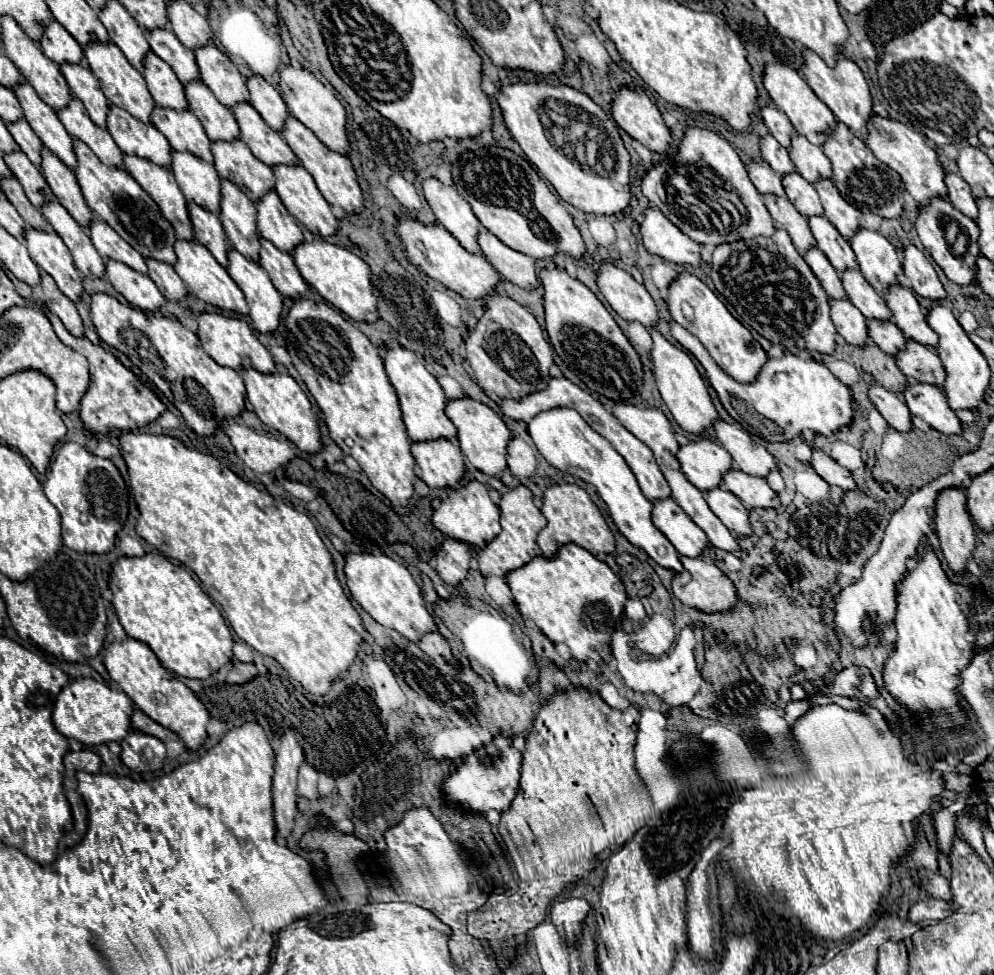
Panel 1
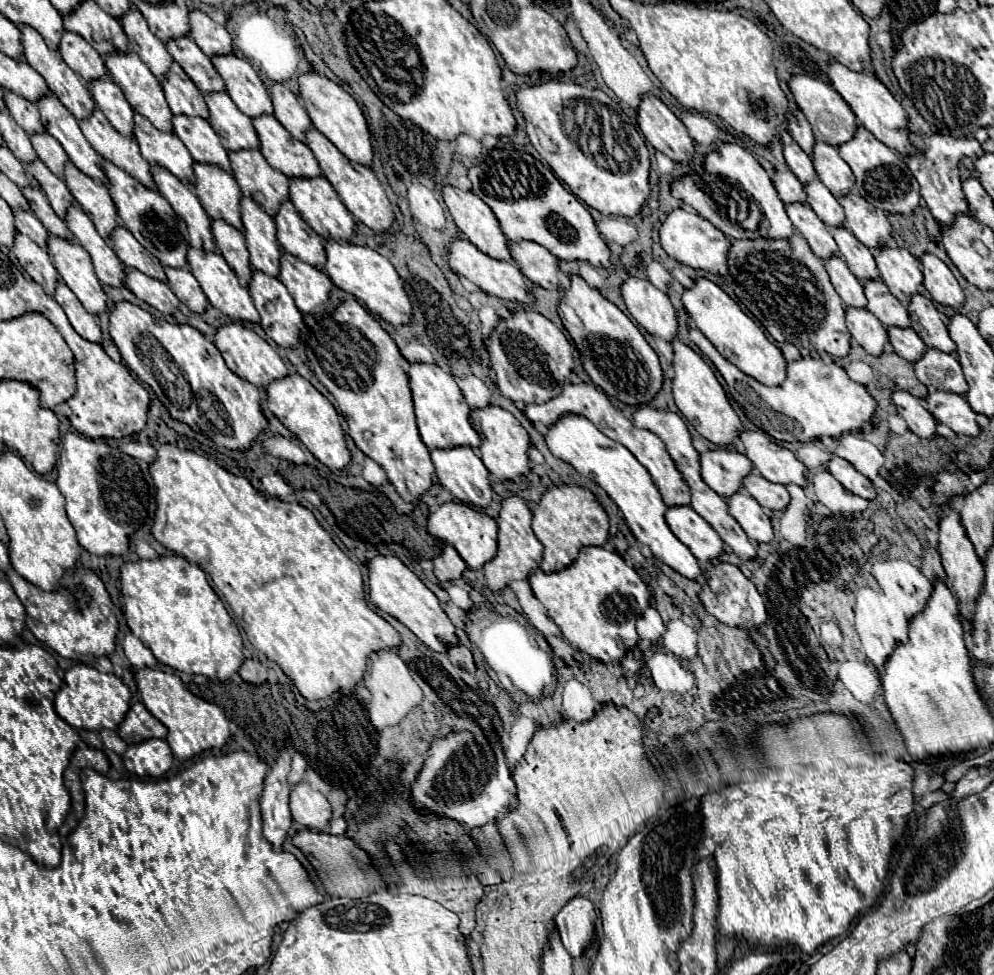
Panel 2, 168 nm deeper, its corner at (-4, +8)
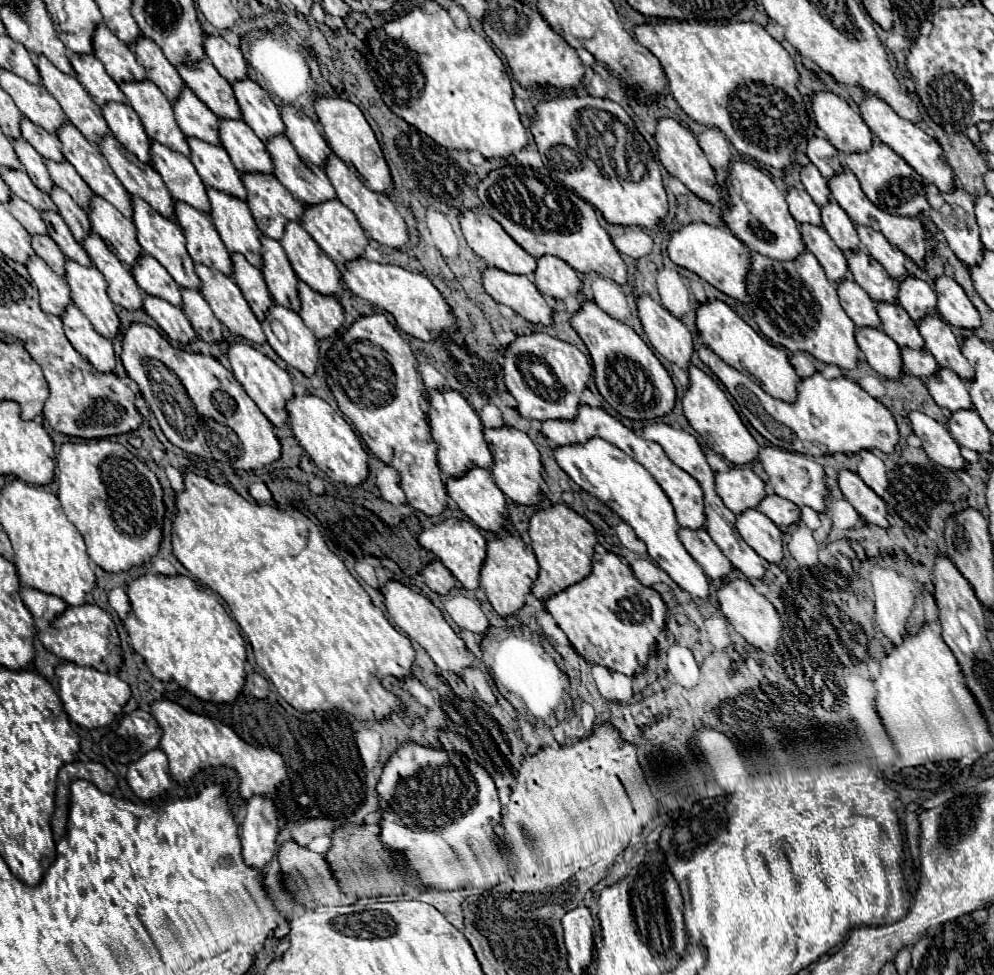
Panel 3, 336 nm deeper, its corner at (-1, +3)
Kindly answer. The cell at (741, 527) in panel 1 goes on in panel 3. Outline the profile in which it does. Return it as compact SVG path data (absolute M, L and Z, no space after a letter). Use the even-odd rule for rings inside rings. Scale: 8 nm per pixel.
M747 510L737 516L737 530L741 538L767 562L781 564L783 560L783 532L759 510Z

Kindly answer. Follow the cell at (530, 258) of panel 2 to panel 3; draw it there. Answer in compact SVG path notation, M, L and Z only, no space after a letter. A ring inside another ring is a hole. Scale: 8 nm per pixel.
M543 256L537 260L535 284L545 296L565 300L567 296L577 296L581 292L581 276L565 260L555 256Z

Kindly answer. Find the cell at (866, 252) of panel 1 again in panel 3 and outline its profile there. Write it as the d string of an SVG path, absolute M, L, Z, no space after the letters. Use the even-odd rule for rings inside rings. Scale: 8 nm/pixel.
M909 276L899 282L899 304L915 322L919 322L927 314L937 312L937 294L927 282Z

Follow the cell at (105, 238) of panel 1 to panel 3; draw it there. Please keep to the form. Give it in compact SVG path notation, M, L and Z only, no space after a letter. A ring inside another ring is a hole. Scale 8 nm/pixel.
M143 254L137 262L137 266L131 270L135 282L145 290L145 294L149 296L157 296L177 308L181 308L183 300L181 300L181 288L179 284L169 276L169 272L165 272L165 268L161 268L161 264L157 264L157 260L153 260L153 256Z

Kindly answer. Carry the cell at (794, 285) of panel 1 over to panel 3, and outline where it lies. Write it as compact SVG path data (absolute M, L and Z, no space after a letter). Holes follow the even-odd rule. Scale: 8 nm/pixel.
M803 252L797 260L779 262L761 254L753 254L753 266L751 274L747 278L747 292L751 296L755 322L759 324L761 332L777 346L783 346L791 352L809 352L817 360L825 364L835 364L845 370L853 370L857 366L857 354L859 346L855 342L855 324L845 314L845 310L839 304L839 296L835 286L827 280L823 266L817 262L817 258L811 252Z

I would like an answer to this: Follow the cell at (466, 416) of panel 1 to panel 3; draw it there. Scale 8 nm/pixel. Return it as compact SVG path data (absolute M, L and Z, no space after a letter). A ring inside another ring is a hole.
M491 428L485 430L485 440L489 444L489 450L493 454L495 466L491 470L495 484L501 488L501 492L517 502L517 504L525 504L525 506L537 506L541 502L541 482L543 482L543 466L541 466L541 454L535 448L535 444L531 442L531 438L525 432L519 432L515 428Z

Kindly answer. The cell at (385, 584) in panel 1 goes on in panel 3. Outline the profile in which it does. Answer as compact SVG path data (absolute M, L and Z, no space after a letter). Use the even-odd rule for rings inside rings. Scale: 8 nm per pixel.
M387 582L383 586L383 596L385 596L385 606L389 610L389 614L393 616L395 624L415 642L419 642L427 654L433 658L433 662L441 668L441 670L447 670L451 674L457 674L461 676L461 672L465 668L471 668L475 666L475 656L467 650L465 642L453 632L453 628L445 622L441 610L437 606L431 604L429 598L413 592L411 588L403 586L401 582Z

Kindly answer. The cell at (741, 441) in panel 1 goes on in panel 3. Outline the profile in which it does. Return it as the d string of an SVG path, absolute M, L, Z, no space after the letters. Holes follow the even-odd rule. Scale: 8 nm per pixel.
M763 448L759 452L759 460L769 474L769 488L785 498L791 500L797 506L809 506L815 512L827 512L825 498L829 496L829 488L825 484L825 470L821 464L817 464L813 458L799 454L799 452L787 452L781 448Z

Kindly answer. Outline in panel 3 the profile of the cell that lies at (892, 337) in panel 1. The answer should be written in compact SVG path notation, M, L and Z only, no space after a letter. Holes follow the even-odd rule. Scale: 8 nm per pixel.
M901 348L903 356L903 366L909 374L917 378L929 378L939 372L939 364L933 358L931 352L927 350L911 350L911 348Z

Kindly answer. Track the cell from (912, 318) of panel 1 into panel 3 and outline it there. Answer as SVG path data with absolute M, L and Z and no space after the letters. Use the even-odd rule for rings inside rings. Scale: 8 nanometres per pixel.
M937 314L925 316L919 322L919 332L925 338L925 348L935 356L939 366L953 370L963 380L973 380L973 366L961 354L959 342L951 332L951 326Z

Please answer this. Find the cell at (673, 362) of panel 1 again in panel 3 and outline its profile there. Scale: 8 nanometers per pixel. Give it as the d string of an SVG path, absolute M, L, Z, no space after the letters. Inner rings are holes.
M695 366L689 368L689 378L691 378L691 386L683 396L683 412L689 424L695 428L695 432L699 432L699 436L707 440L709 448L725 456L733 466L745 466L745 464L755 462L761 446L755 442L755 438L743 424L741 416L737 414L737 410L731 406L731 402L719 388L719 384Z

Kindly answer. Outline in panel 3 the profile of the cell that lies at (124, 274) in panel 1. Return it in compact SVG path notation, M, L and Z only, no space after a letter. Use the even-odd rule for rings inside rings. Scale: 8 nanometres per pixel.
M147 296L145 298L145 312L159 324L159 328L173 340L173 342L181 342L181 344L189 344L197 338L191 322L187 320L187 316L183 314L181 308L171 306L169 302L155 298L155 296Z

